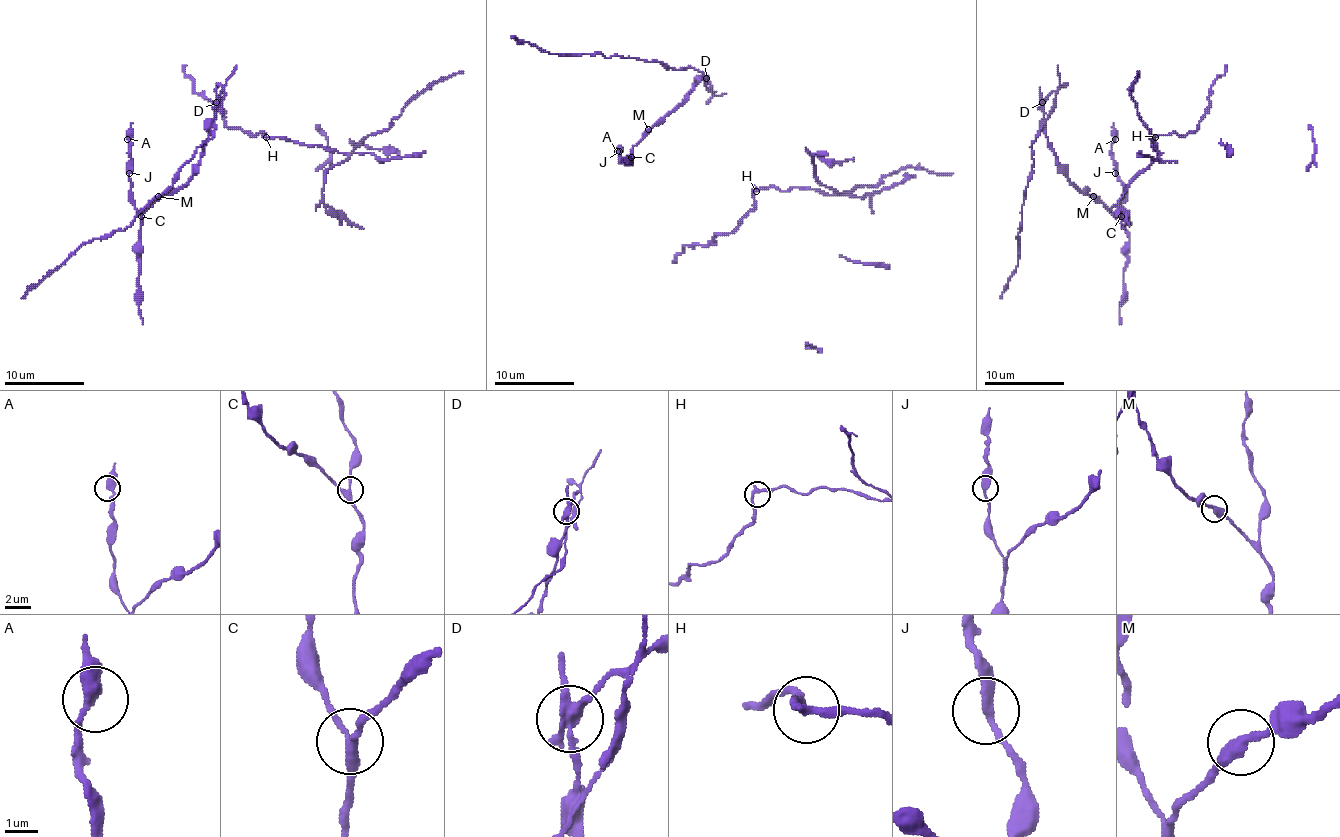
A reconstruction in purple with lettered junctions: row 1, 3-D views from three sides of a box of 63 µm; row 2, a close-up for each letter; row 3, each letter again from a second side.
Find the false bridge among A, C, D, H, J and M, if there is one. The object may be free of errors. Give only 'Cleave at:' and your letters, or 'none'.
Cleave at: D

